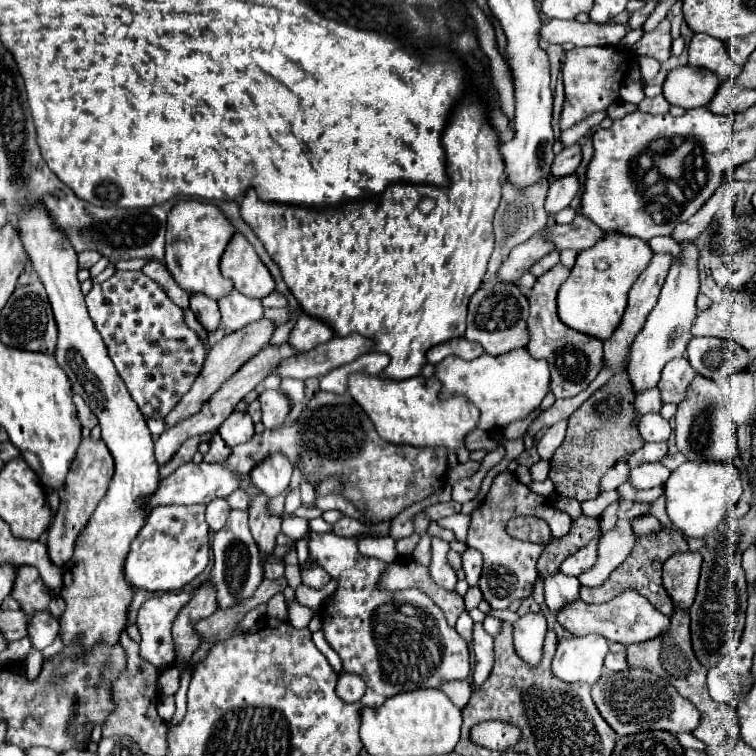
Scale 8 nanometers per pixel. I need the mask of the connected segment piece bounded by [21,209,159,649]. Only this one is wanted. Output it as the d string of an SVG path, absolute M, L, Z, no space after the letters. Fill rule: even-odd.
M29 209L29 213L21 213L21 241L33 269L47 289L49 303L55 313L59 327L55 351L57 363L67 373L73 393L79 393L97 415L103 441L115 459L115 475L109 483L109 491L77 539L73 561L63 567L61 597L65 601L65 613L59 619L63 643L81 637L85 649L91 649L101 639L117 643L119 635L125 631L127 607L131 603L133 589L125 577L121 577L121 563L137 535L137 529L145 523L145 509L143 505L137 505L135 499L151 495L157 489L159 465L153 457L153 439L145 425L145 417L141 417L141 411L133 405L133 399L107 355L101 335L93 329L93 321L89 321L77 281L77 253L69 245L69 239L57 229L57 225L53 225L53 221L49 221L45 209Z

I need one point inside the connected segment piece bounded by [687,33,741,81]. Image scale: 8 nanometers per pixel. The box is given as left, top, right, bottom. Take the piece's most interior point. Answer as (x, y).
(705, 51)

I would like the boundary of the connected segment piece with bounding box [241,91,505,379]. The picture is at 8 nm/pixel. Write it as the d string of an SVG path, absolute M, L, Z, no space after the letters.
M469 91L461 97L461 101L457 103L457 109L453 109L447 125L445 125L445 133L441 135L441 145L447 153L447 177L449 177L449 185L437 187L437 185L413 185L413 183L391 183L383 195L379 197L371 197L371 199L361 199L361 201L347 201L345 205L337 205L337 207L303 207L303 205L285 205L285 203L267 203L261 201L257 197L257 191L253 187L249 187L241 201L241 217L251 225L251 229L257 233L257 237L265 243L267 253L275 259L275 263L281 267L283 279L287 283L287 287L291 289L291 293L295 295L295 299L299 301L301 309L317 319L323 319L325 323L329 323L335 331L335 335L343 337L349 333L359 333L363 337L371 337L377 345L375 351L387 353L391 357L389 367L383 371L383 377L387 379L409 379L419 375L421 367L427 363L425 361L425 353L427 349L431 349L433 345L439 345L443 341L461 337L465 333L465 317L467 317L467 303L471 299L471 295L479 289L481 279L483 279L487 270L487 264L493 251L493 218L499 199L501 199L501 177L505 177L505 163L503 157L499 153L499 137L497 131L493 129L493 125L489 125L489 117L485 115L489 107L485 105L483 97L475 91Z

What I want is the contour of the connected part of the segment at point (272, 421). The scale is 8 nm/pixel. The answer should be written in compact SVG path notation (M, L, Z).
M263 391L259 395L261 411L263 411L263 425L265 429L279 429L285 425L287 415L291 411L291 401L285 393L281 391Z

